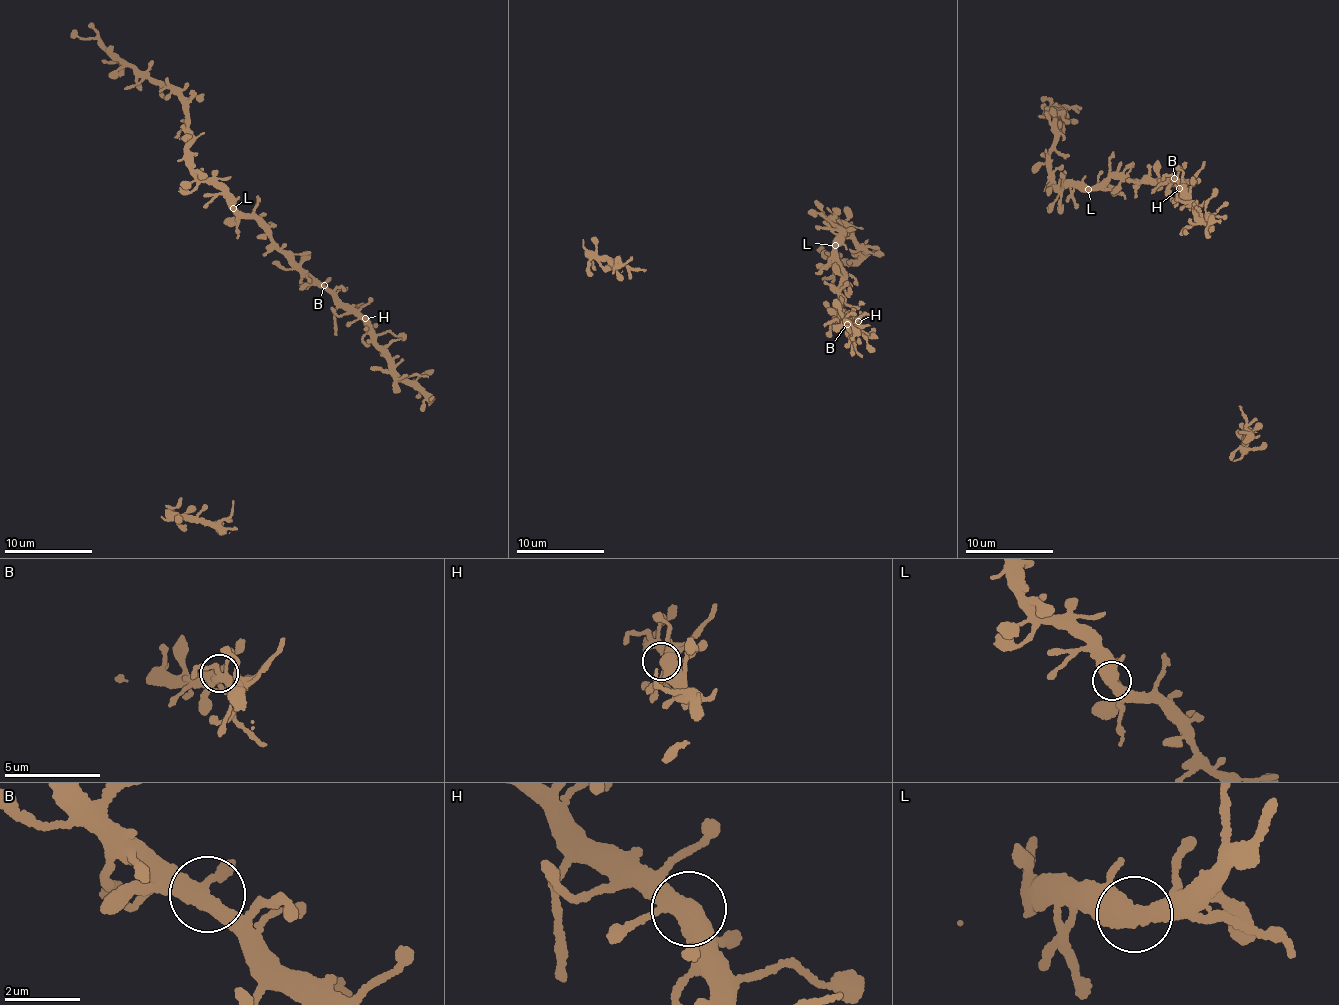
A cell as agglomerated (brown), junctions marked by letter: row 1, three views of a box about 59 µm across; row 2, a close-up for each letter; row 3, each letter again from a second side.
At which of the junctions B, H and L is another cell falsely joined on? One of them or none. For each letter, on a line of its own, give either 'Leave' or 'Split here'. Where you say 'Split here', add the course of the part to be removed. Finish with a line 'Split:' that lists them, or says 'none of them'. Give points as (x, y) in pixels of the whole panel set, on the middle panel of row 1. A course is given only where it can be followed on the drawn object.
B: Leave
H: Leave
L: Leave
Split: none of them

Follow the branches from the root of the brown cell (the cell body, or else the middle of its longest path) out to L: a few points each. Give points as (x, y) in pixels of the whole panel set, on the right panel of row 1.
L: (1172, 182), (1136, 183), (1112, 177), (1088, 188)

